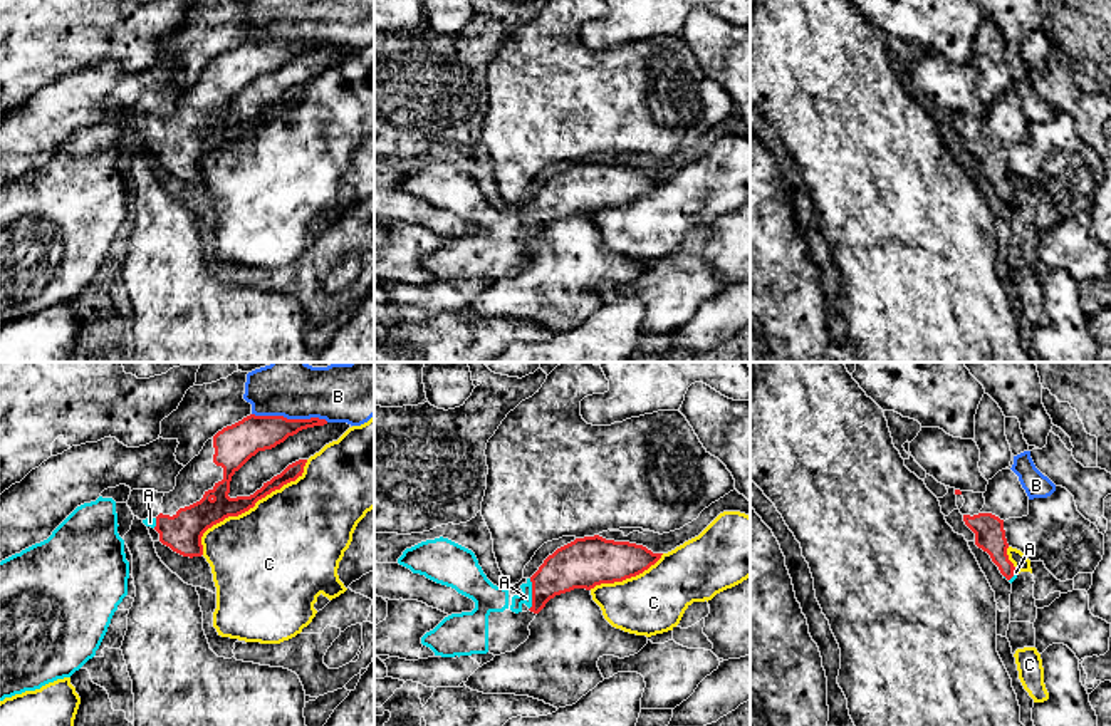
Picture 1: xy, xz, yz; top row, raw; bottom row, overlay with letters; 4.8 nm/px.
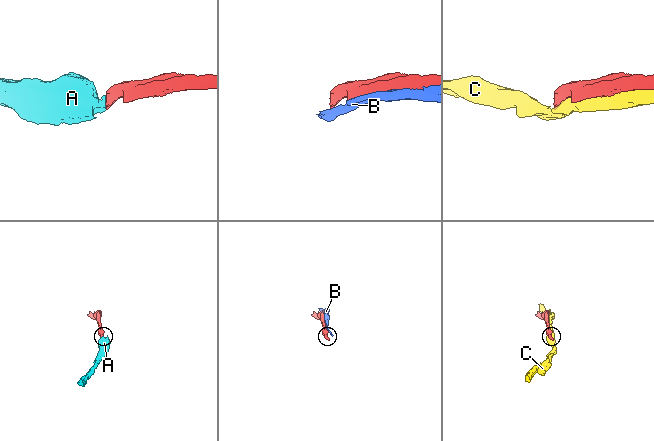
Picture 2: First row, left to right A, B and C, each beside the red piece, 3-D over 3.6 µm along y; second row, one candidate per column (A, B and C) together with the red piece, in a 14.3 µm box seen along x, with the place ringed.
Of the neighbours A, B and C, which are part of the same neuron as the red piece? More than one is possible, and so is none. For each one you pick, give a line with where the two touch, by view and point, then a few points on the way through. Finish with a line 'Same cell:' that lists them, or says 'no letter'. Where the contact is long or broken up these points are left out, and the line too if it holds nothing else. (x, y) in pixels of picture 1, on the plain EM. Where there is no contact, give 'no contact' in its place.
A: xz (532, 218)
Same cell: A

